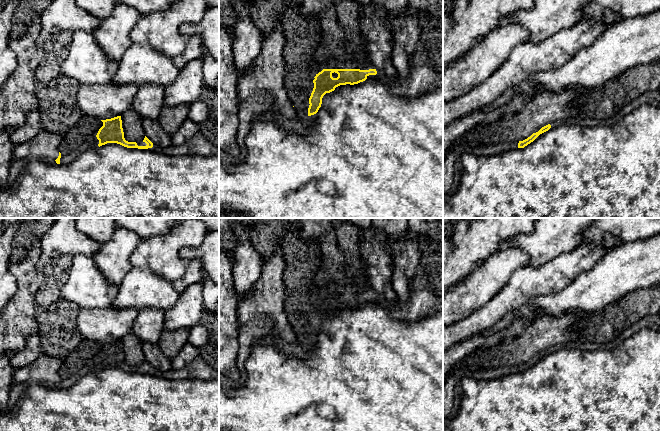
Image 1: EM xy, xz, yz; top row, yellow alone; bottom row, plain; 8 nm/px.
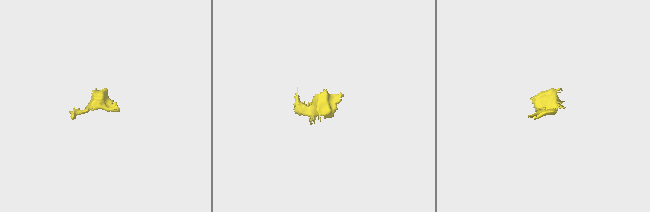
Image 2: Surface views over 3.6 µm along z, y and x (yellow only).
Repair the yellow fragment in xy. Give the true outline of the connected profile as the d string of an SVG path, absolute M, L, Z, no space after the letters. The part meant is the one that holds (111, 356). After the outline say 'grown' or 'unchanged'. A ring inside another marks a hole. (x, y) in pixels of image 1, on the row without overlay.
M121 340L111 343L101 344L103 350L99 353L96 361L99 364L98 370L107 367L117 367L127 372L148 373L153 371L153 367L145 360L143 366L146 370L138 370L136 366L128 366L124 362Z; unchanged

